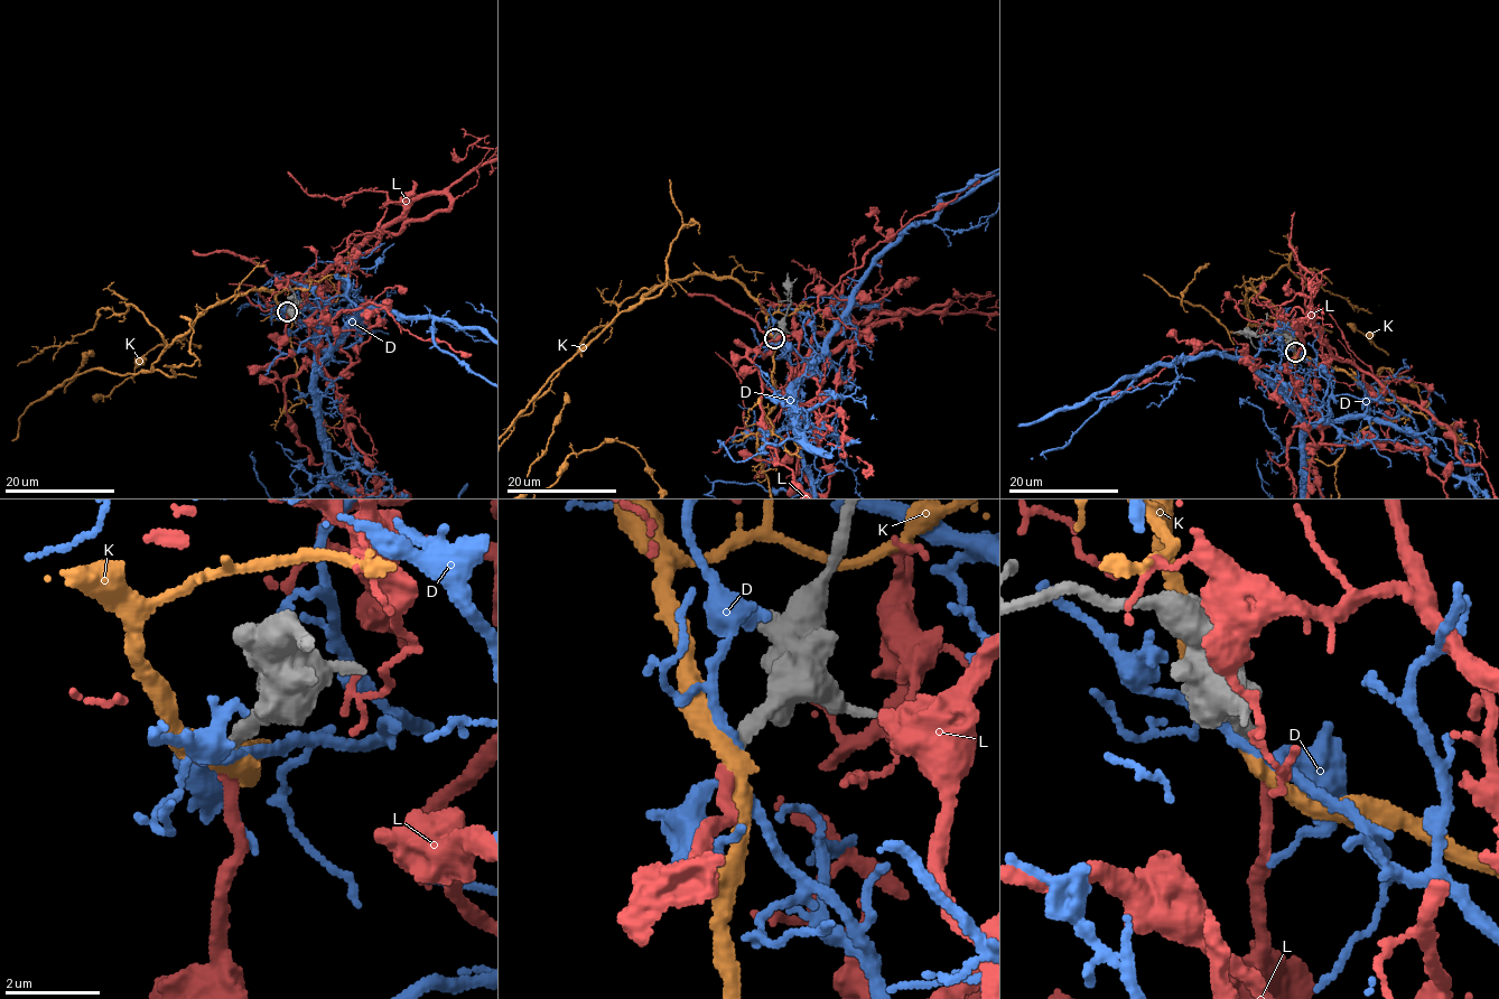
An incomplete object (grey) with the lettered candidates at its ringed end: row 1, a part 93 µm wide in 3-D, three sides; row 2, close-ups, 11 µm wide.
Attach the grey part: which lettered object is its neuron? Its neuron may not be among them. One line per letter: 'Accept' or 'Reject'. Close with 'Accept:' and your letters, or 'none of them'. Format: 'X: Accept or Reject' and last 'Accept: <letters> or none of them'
D: Reject
K: Reject
L: Accept
Accept: L

